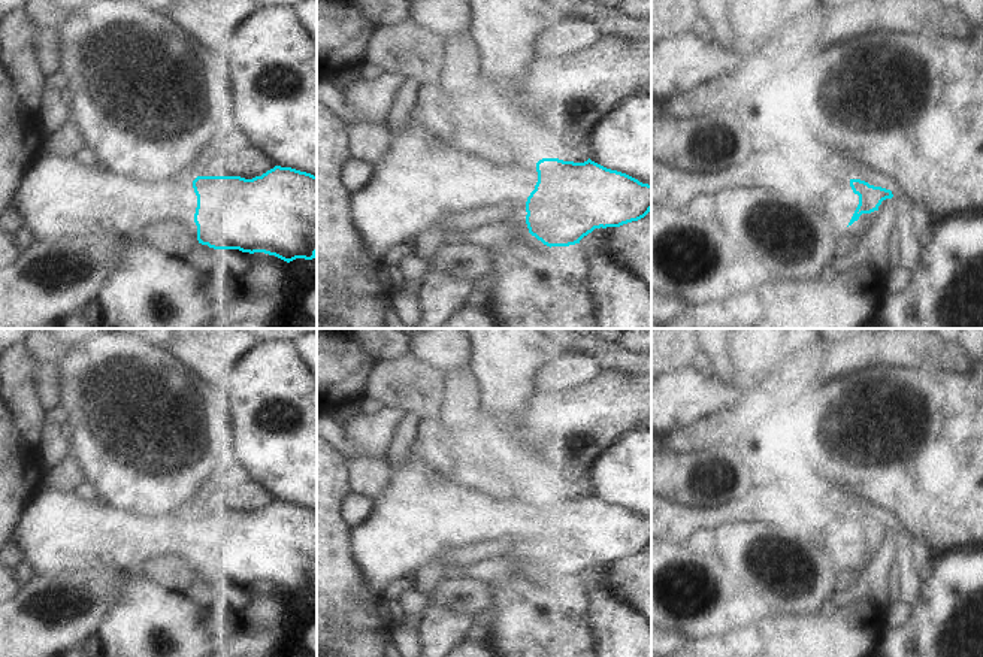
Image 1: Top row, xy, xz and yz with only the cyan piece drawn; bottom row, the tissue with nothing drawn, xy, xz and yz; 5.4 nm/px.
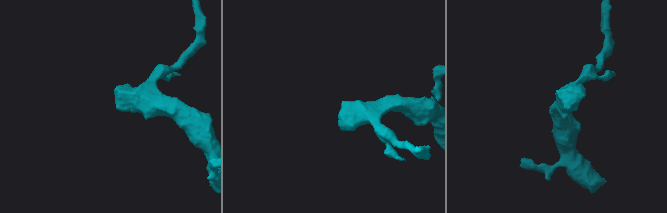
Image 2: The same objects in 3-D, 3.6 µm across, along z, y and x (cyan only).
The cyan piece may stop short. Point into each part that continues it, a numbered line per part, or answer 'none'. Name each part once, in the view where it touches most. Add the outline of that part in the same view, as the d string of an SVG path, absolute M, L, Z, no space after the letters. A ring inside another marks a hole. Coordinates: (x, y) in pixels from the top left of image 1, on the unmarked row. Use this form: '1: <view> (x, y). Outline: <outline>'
1: yz (837, 530). Outline: M846 509L838 514L828 511L820 517L817 527L828 548L840 564L844 564L859 539L859 530L853 527L850 512Z

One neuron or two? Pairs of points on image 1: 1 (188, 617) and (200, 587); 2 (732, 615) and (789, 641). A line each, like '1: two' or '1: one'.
1: two
2: two

